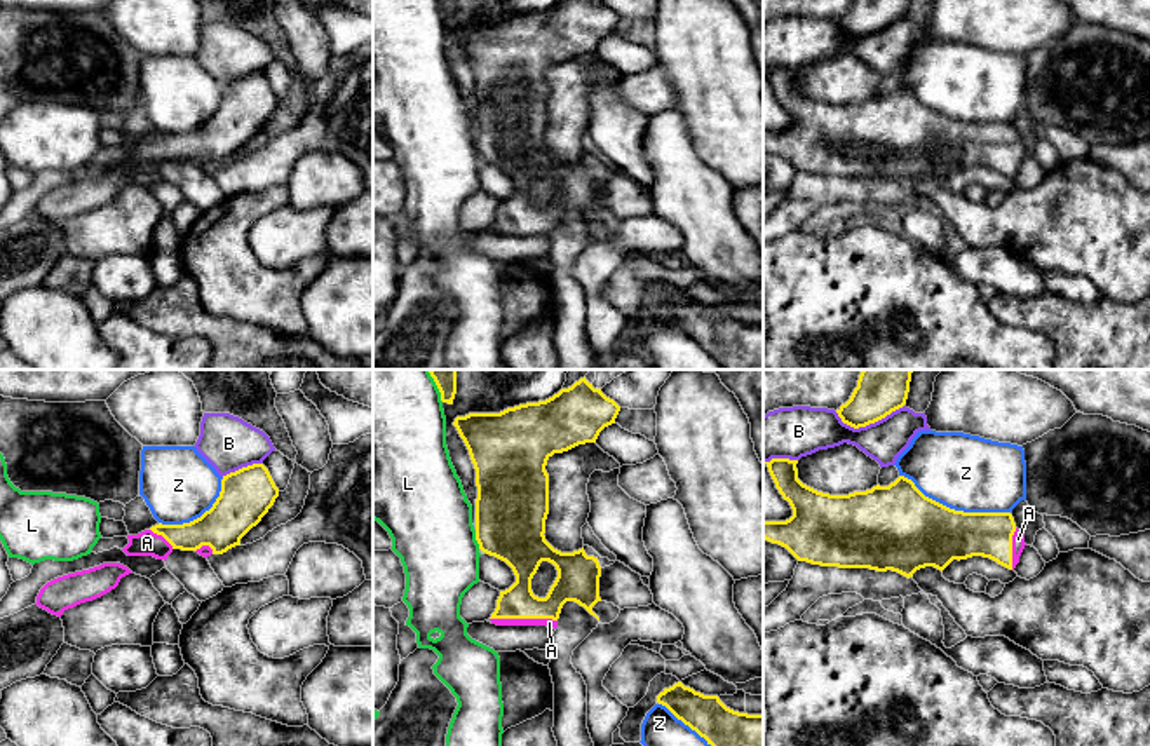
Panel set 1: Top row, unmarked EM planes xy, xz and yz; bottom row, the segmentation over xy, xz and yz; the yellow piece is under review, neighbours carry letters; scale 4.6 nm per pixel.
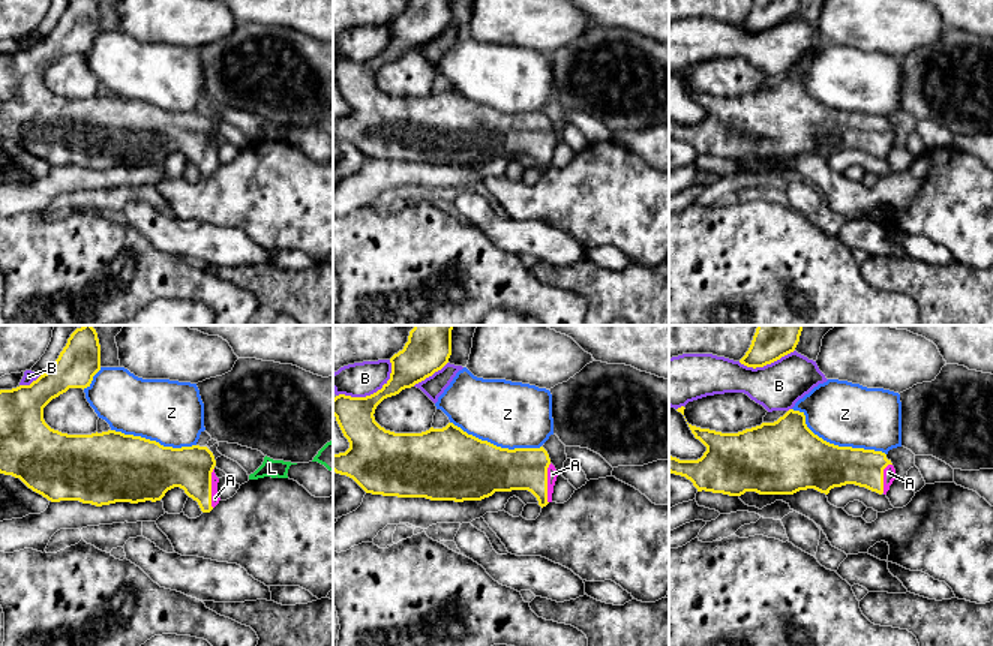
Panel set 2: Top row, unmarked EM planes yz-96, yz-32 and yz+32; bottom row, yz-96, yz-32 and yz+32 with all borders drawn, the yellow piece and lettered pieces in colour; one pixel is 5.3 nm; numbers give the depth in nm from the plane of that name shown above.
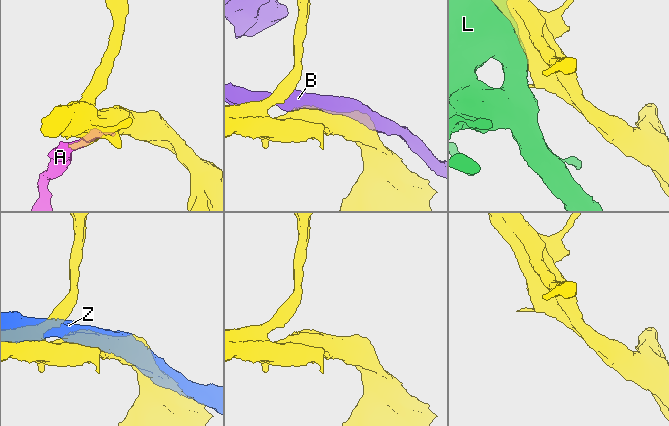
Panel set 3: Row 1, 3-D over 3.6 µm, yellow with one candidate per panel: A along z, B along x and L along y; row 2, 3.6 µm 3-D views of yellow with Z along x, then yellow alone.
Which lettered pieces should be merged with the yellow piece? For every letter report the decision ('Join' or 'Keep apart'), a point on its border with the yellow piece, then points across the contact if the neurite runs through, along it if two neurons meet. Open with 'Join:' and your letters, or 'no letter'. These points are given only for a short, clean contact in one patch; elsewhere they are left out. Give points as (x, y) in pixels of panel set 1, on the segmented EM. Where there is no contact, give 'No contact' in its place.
Join: A
A: Join. Touches yellow at xz (523, 617)
B: Keep apart. Touches yellow at yz (868, 424)
L: Keep apart. Touches yellow at xz (476, 539)
Z: Keep apart. Touches yellow at yz (953, 509)

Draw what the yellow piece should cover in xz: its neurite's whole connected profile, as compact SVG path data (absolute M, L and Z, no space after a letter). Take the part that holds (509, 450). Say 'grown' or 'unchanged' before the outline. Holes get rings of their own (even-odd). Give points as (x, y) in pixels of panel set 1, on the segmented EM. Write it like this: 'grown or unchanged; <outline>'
grown; M584 378L545 401L526 403L500 413L469 413L457 417L453 425L463 439L476 469L476 540L479 549L505 561L516 582L500 591L497 608L490 621L497 626L547 626L558 627L561 608L566 601L584 607L598 621L592 607L601 601L598 558L587 556L584 547L561 553L545 540L545 519L549 514L547 460L554 453L568 451L578 444L596 443L599 432L615 424L620 406L594 389ZM542 561L556 566L558 577L545 598L531 591L531 579Z

